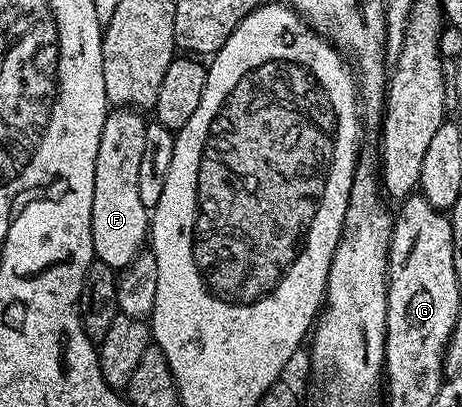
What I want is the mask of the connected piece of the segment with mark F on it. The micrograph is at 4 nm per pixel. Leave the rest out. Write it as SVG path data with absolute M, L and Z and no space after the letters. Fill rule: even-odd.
M112 111L107 114L101 131L100 148L96 153L96 173L93 175L92 233L93 251L97 260L112 267L123 269L131 264L145 244L150 215L138 193L138 173L144 155L147 122L136 111Z

